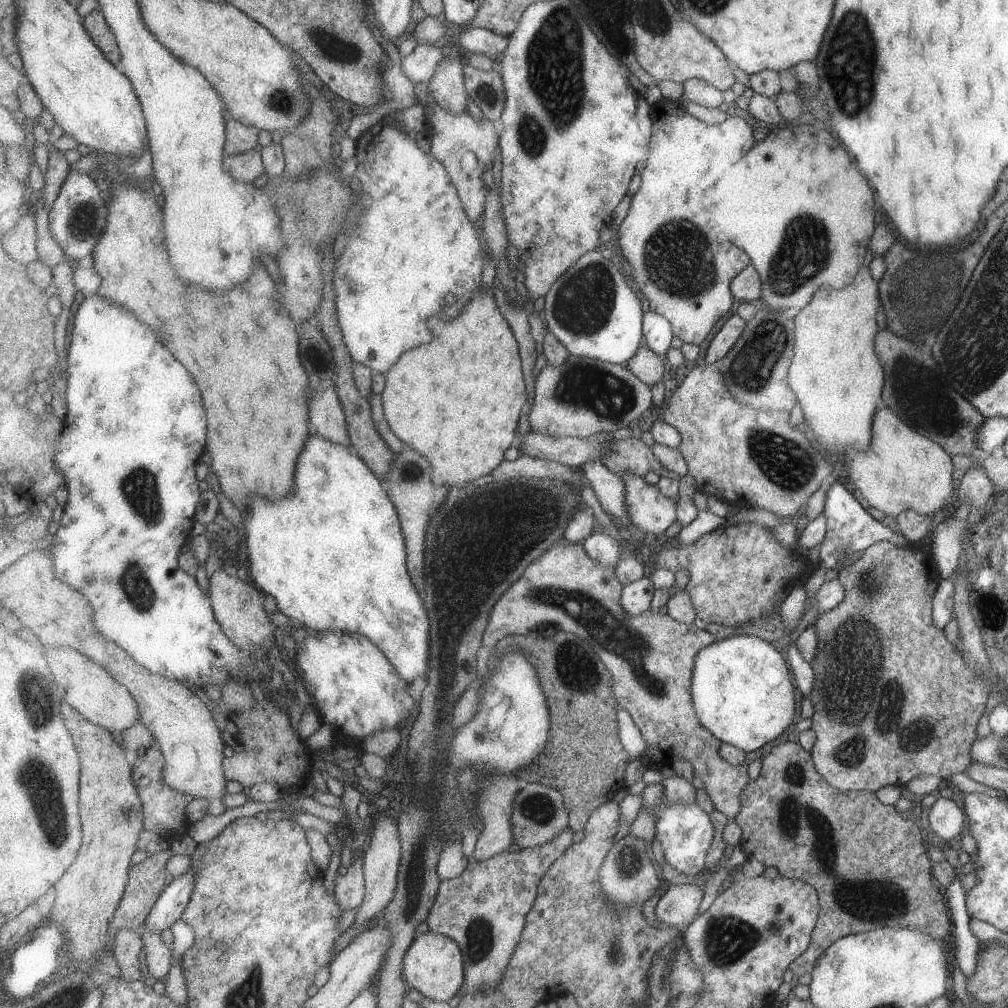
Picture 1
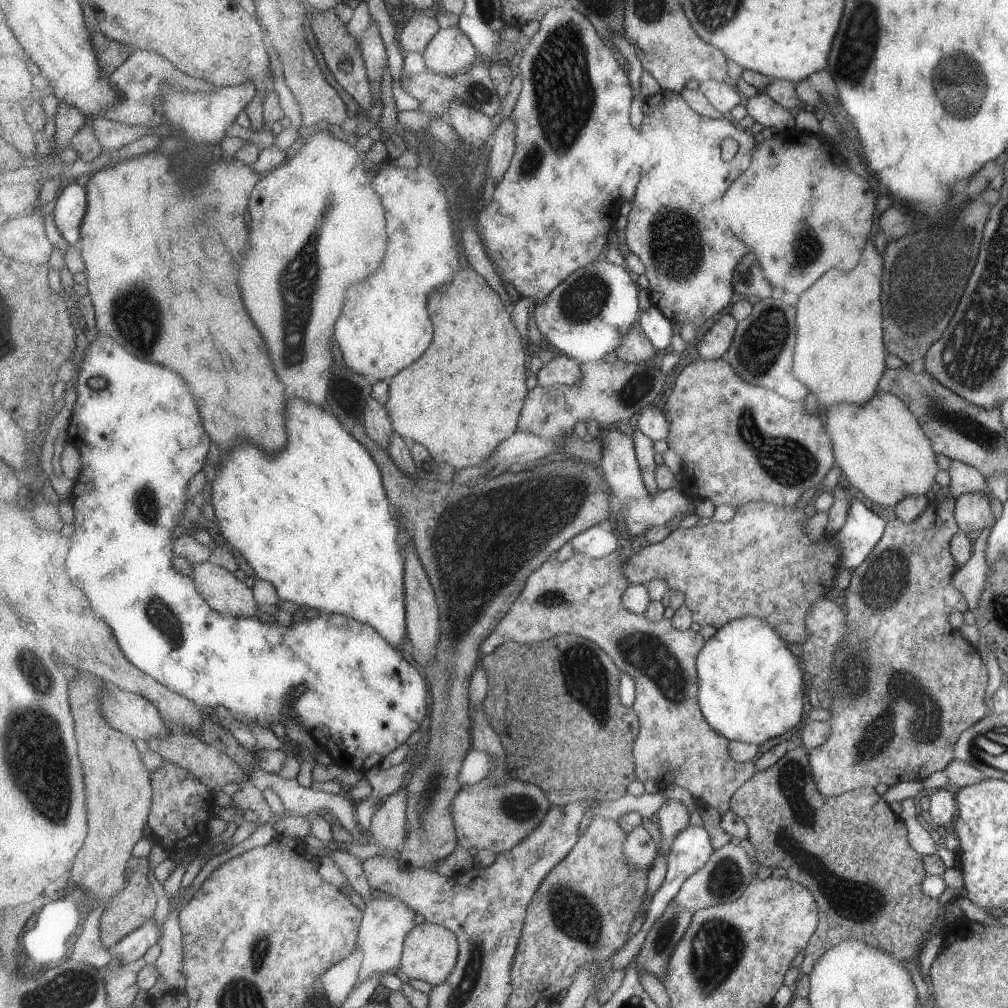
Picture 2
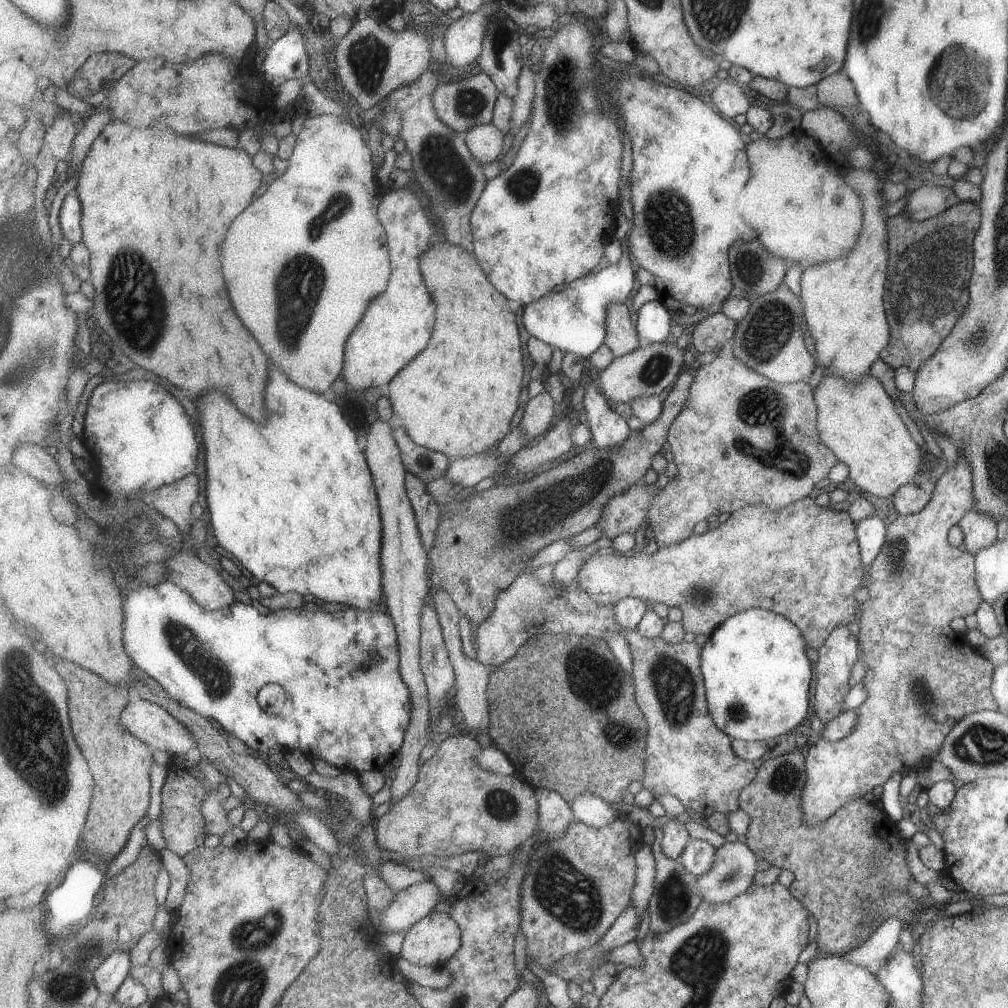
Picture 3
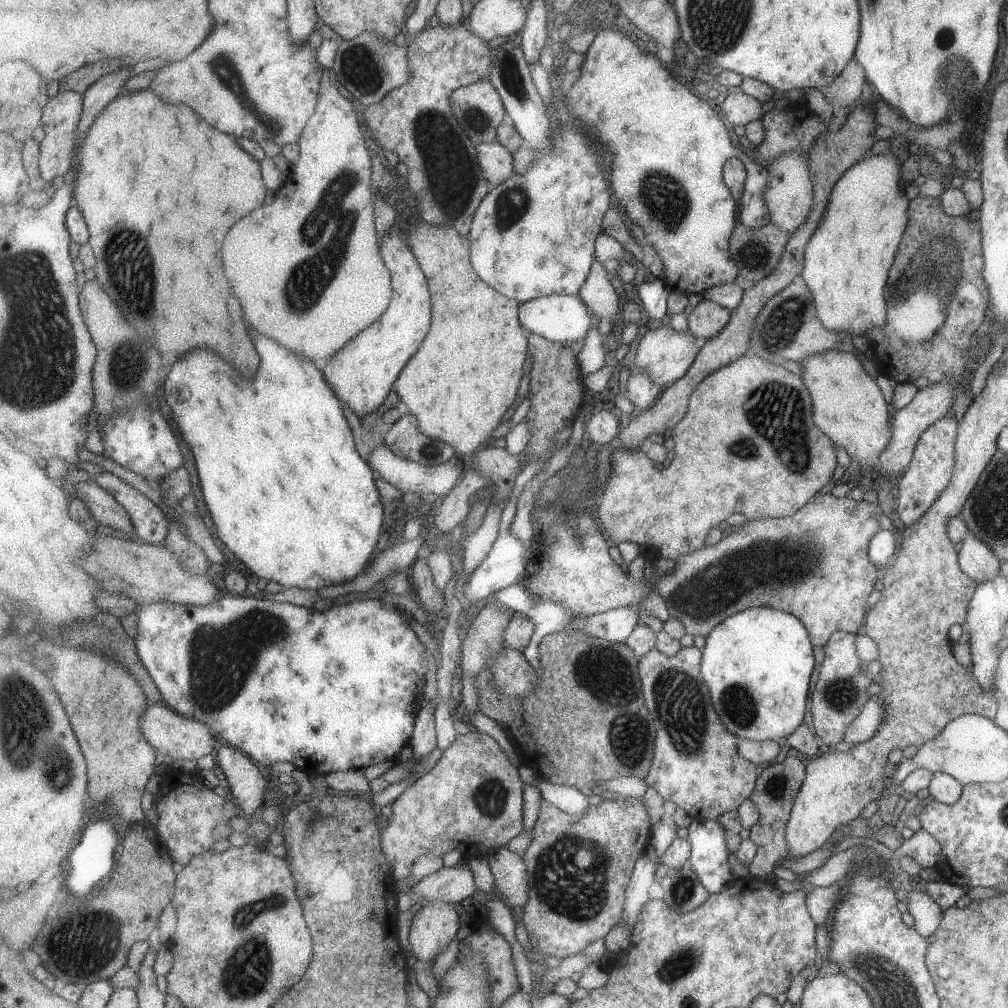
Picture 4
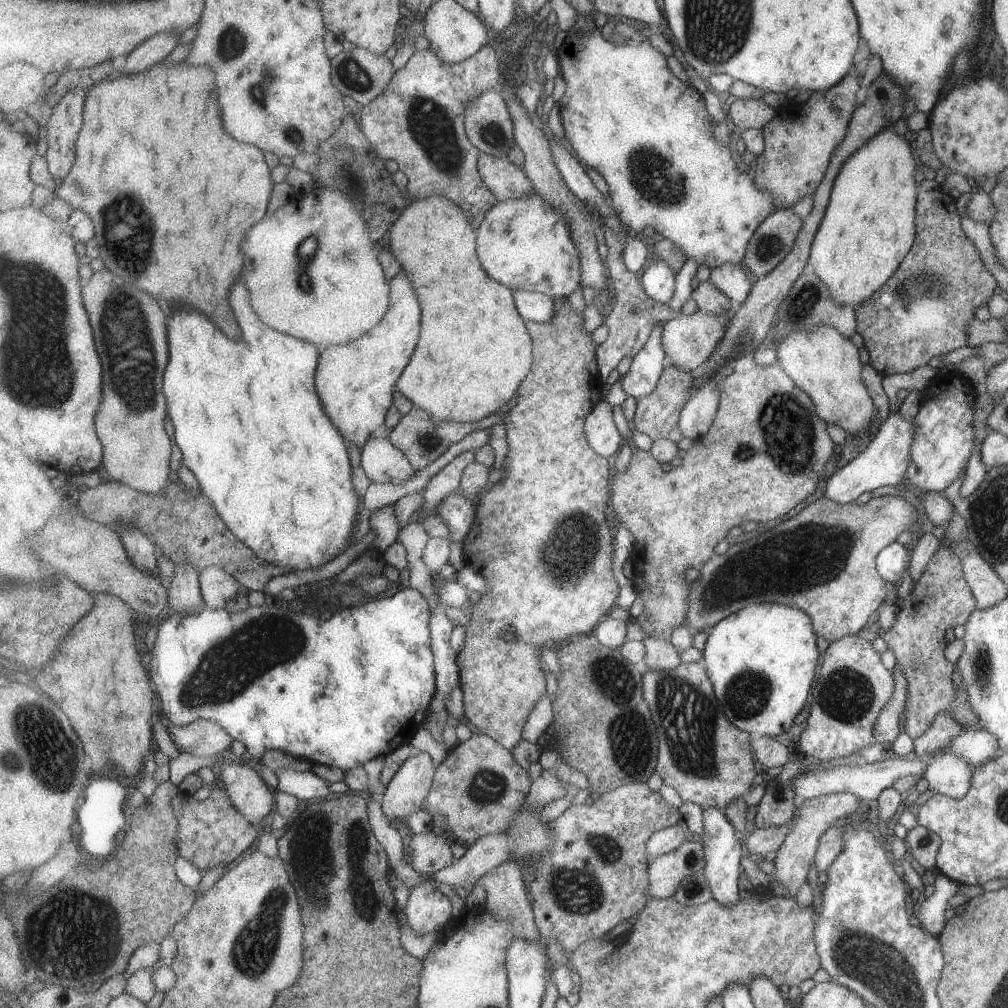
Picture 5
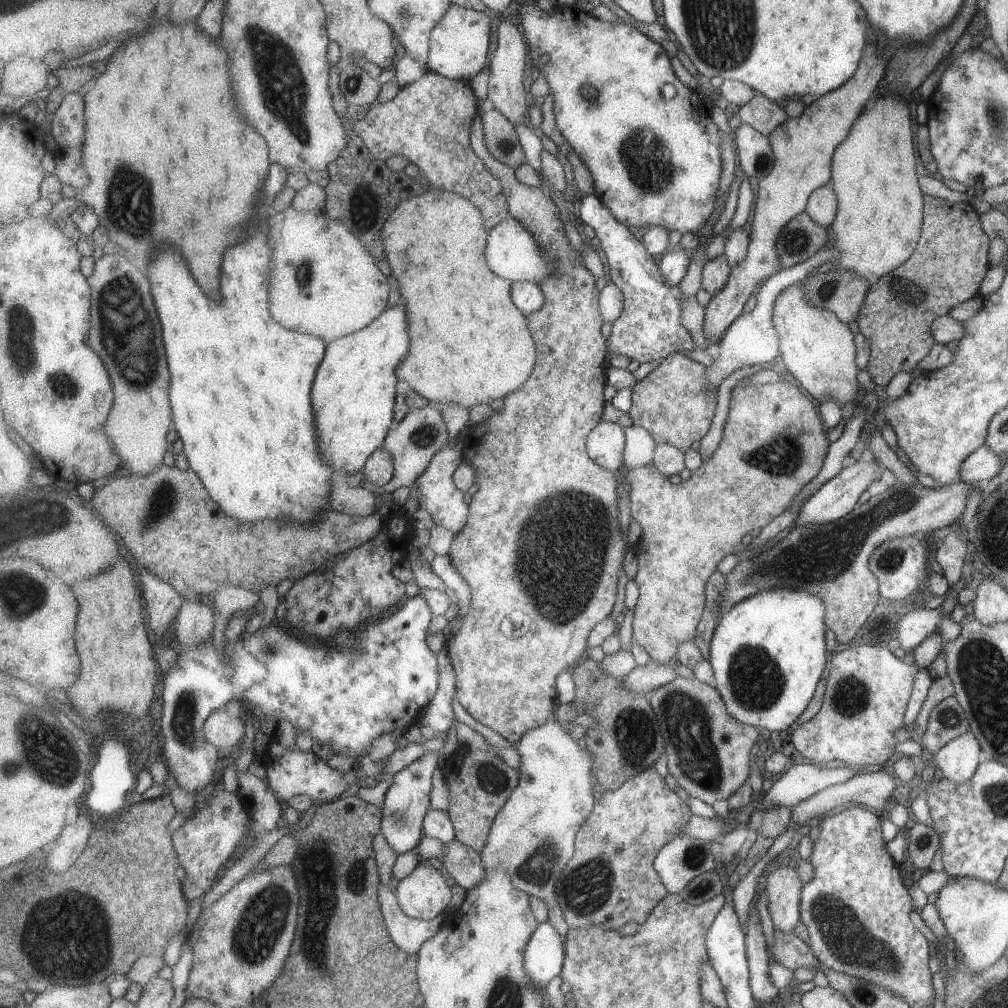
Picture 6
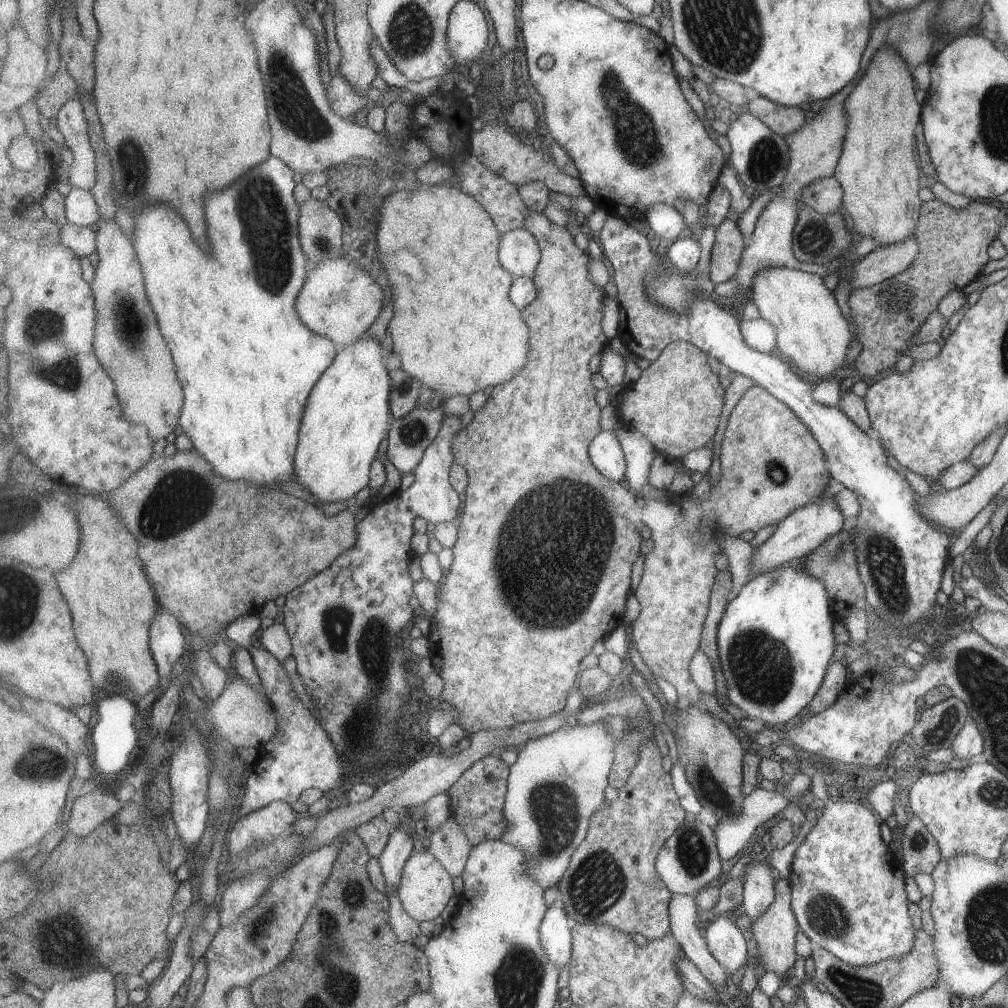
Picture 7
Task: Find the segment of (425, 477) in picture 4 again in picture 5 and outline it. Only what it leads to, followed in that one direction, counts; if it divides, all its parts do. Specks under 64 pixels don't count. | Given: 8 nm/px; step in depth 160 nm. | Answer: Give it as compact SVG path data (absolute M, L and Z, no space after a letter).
M371 439L361 452L361 466L366 476L375 483L400 485L417 472L405 453L390 439Z

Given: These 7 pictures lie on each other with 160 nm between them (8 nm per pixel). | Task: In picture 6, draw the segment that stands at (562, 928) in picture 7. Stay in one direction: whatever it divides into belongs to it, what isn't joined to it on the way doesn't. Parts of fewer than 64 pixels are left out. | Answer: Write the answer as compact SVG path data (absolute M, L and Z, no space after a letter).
M550 920L540 924L532 939L528 942L526 951L526 971L532 980L532 983L542 991L546 992L547 986L555 977L559 977L564 969L566 961L566 942L564 936L552 925Z

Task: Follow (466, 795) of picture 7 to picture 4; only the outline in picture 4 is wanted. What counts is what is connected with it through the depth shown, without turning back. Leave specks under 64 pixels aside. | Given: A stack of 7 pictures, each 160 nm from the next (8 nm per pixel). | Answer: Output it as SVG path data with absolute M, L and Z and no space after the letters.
M473 728L467 734L458 734L451 748L442 752L439 761L392 804L392 814L387 828L381 834L385 858L391 866L394 879L402 881L413 876L413 866L421 856L442 856L454 849L459 850L465 860L488 857L492 852L505 847L523 832L525 808L523 792L525 783L520 768L511 762L501 744L489 734Z

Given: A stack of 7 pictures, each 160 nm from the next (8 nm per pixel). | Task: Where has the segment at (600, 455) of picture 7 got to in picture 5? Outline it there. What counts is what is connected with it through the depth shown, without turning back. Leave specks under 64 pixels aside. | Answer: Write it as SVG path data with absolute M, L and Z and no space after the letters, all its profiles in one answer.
M607 400L599 402L588 416L585 430L591 448L605 458L617 454L625 443L625 433L617 426L614 417L614 406Z

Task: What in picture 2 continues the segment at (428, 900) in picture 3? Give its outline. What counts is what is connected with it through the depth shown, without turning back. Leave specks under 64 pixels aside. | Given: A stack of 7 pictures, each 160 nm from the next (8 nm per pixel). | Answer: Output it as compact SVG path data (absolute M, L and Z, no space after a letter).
M371 893L362 894L366 907L364 919L361 923L357 947L364 950L364 961L360 970L360 977L356 986L367 980L373 972L398 973L402 963L406 936L416 927L415 918L418 912L404 900L397 897L375 898Z

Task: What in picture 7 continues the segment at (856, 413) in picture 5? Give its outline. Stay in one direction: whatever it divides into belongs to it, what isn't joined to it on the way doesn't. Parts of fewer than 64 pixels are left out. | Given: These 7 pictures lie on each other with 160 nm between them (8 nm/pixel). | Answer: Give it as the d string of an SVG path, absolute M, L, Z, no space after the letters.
M785 265L763 269L757 276L754 276L754 283L751 290L751 300L756 303L762 312L762 317L767 319L778 330L777 352L791 363L803 374L813 374L815 378L831 378L835 370L842 366L843 356L847 342L851 338L850 326L835 297L827 290L821 282L822 278L811 271L787 268Z

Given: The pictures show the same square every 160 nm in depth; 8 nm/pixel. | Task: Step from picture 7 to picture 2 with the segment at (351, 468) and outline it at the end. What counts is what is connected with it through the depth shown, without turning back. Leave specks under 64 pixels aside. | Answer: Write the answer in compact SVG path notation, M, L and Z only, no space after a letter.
M385 159L382 170L374 176L373 184L387 212L388 252L380 270L365 280L365 284L359 284L353 288L353 292L349 292L349 308L345 308L345 316L343 313L340 316L334 338L343 354L343 360L353 372L362 374L370 381L383 381L391 380L409 364L413 364L425 354L425 348L431 346L433 322L429 310L425 308L427 298L460 271L459 254L463 252L463 244L455 238L445 186L426 160L410 169L394 168L389 159Z

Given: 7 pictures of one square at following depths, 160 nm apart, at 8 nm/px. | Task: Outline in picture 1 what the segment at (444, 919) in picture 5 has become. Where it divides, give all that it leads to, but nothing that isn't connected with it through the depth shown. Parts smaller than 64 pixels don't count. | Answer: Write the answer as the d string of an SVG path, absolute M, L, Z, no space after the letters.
M428 930L426 933L417 935L407 949L403 972L408 984L431 1001L451 1004L452 998L460 992L465 982L464 952L453 937Z

